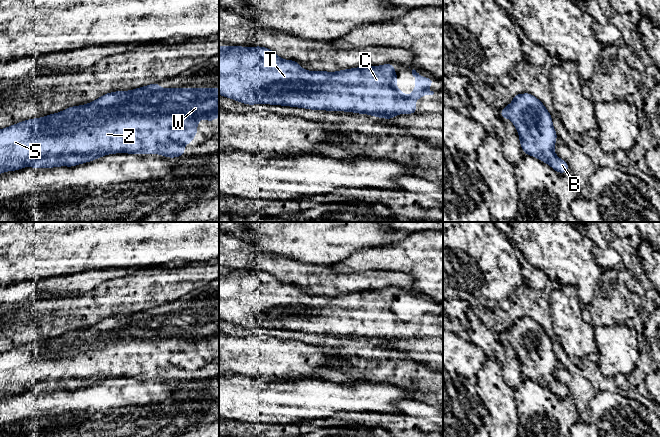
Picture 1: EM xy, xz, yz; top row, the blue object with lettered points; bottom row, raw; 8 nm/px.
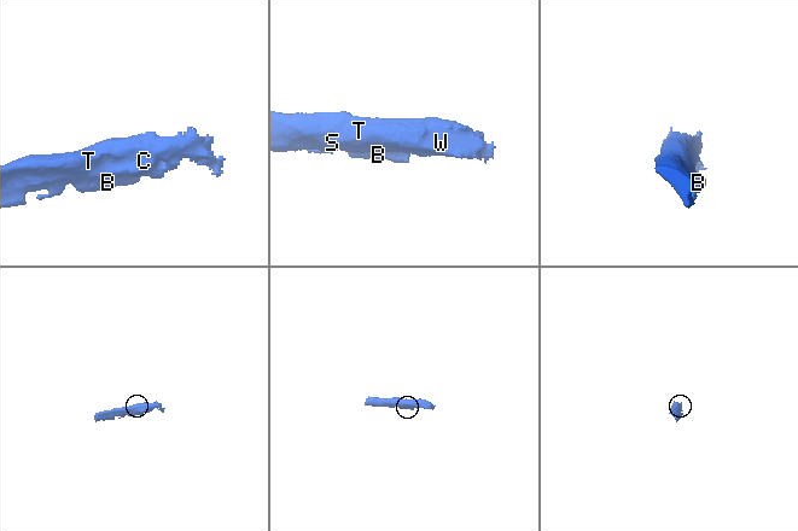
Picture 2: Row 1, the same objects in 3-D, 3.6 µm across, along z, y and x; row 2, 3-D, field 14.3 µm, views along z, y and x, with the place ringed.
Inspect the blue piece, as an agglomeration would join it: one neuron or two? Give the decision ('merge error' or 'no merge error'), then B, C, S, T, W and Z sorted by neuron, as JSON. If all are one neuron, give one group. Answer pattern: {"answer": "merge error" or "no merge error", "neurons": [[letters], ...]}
{"answer": "no merge error", "neurons": [["B", "C", "S", "T", "W", "Z"]]}

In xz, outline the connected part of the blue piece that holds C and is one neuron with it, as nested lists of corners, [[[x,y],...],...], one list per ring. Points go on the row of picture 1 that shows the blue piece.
[[[219,46],[219,95],[247,105],[280,105],[310,110],[353,112],[377,118],[394,119],[398,114],[417,114],[415,100],[421,99],[424,95],[434,94],[427,88],[435,82],[435,79],[423,78],[413,69],[412,75],[416,80],[415,88],[410,95],[405,96],[403,90],[397,89],[398,76],[392,63],[356,67],[336,72],[307,71],[299,66],[297,61],[282,59],[266,47]]]

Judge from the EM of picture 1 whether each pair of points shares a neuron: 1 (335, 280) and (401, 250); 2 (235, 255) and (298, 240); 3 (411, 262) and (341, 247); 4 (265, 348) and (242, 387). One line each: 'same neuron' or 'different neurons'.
1: different neurons
2: different neurons
3: different neurons
4: different neurons

